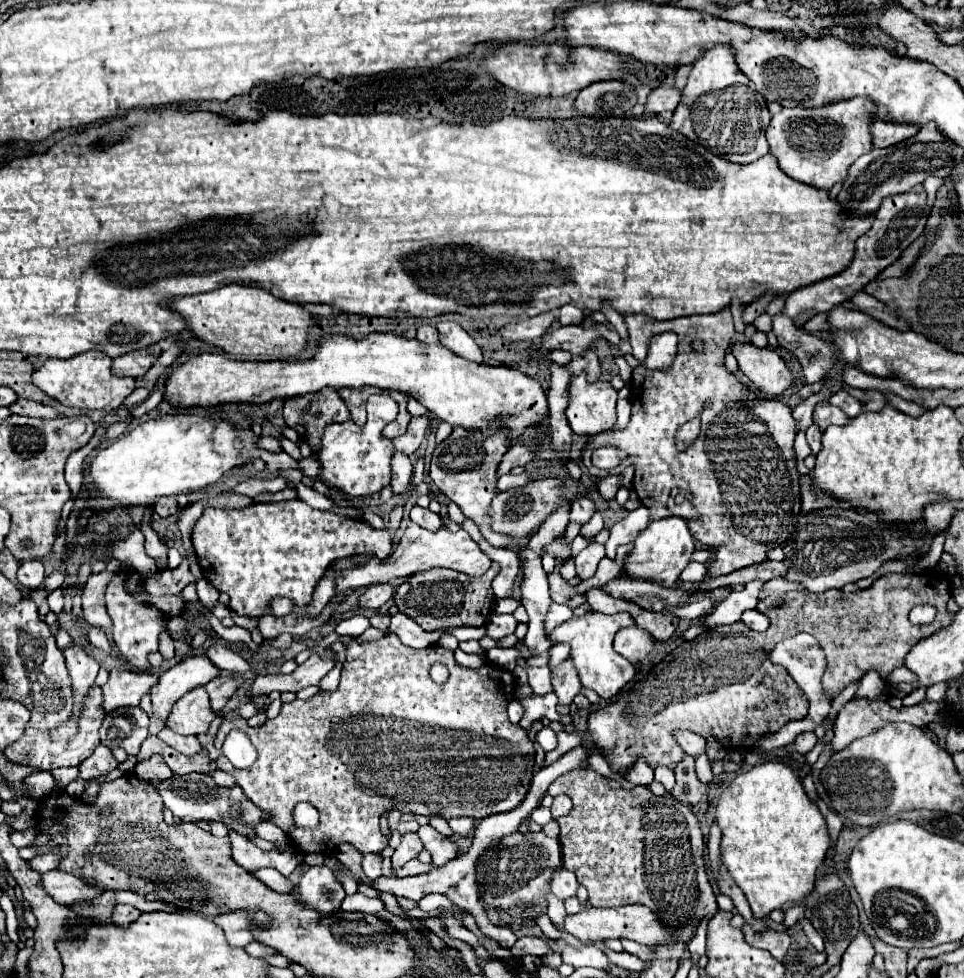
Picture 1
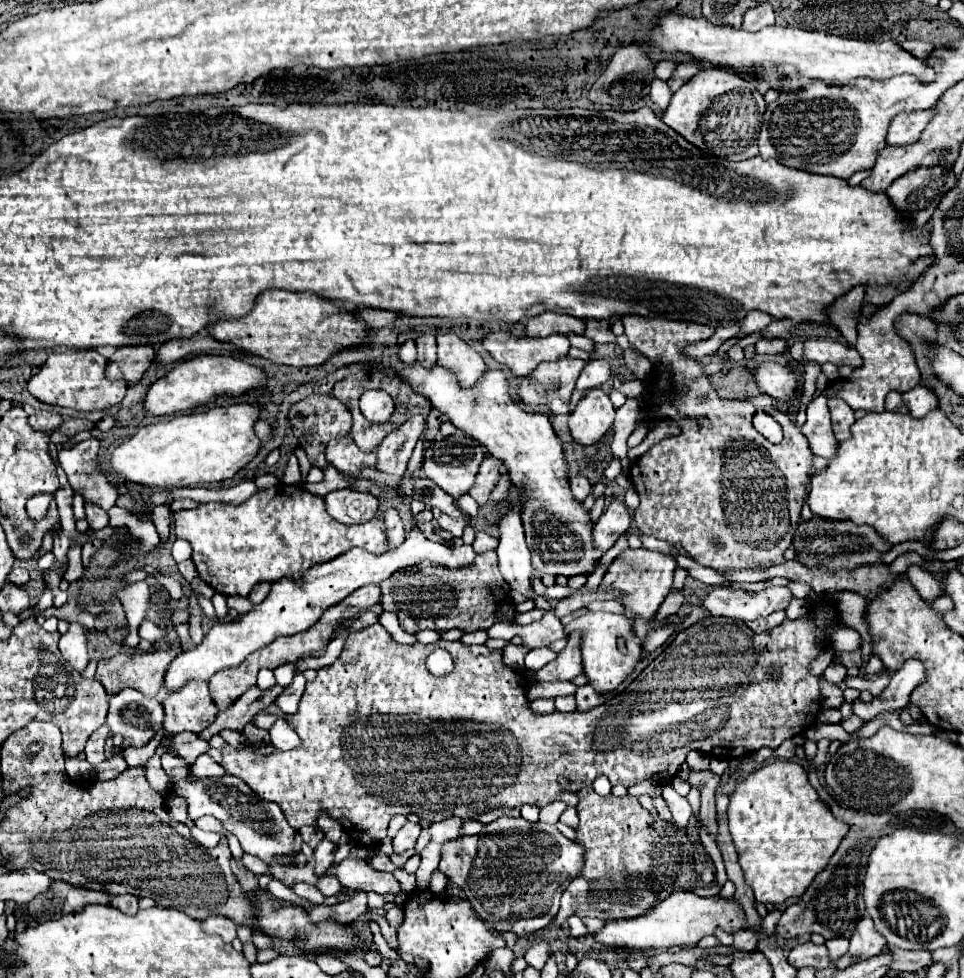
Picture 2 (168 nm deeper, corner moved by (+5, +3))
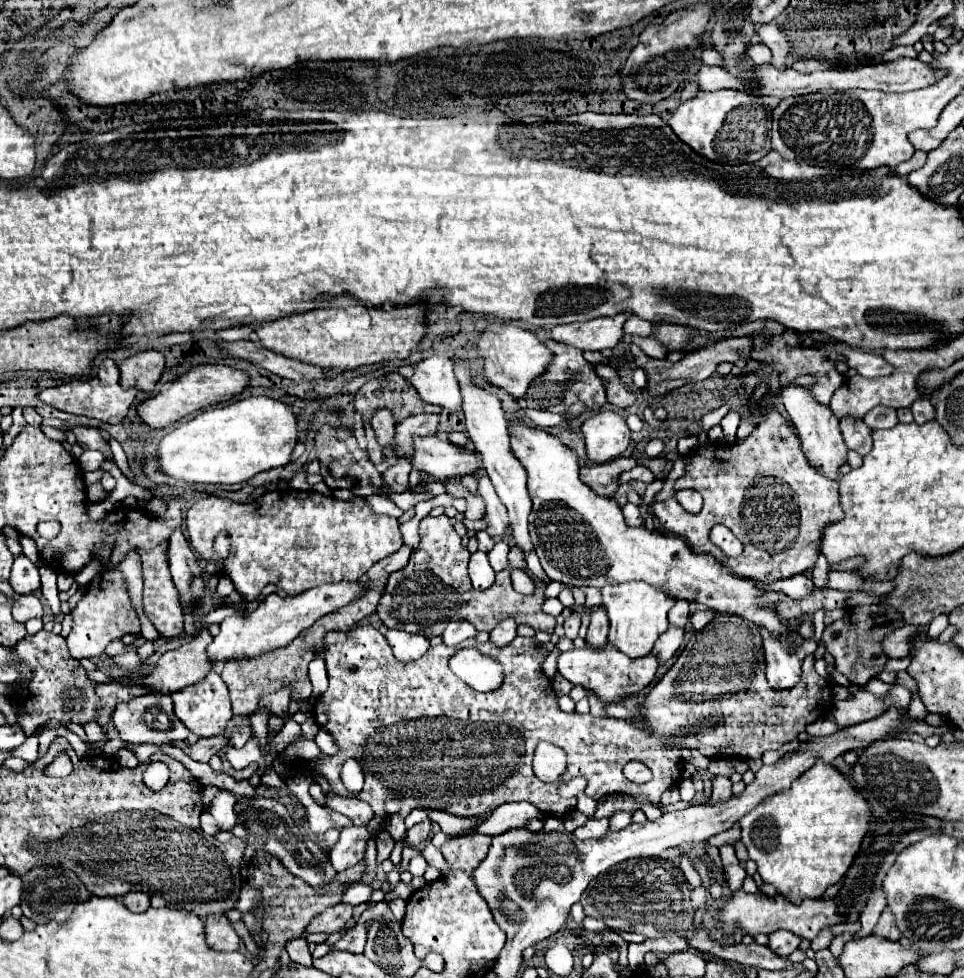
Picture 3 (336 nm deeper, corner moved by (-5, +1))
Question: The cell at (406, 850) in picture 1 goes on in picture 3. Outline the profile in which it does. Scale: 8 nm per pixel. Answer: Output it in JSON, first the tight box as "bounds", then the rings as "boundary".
{"bounds":[408,820,430,846],"boundary":[[[422,820],[418,824],[414,824],[410,830],[408,830],[408,844],[412,846],[424,846],[426,840],[428,840],[428,834],[430,834],[430,820]]]}

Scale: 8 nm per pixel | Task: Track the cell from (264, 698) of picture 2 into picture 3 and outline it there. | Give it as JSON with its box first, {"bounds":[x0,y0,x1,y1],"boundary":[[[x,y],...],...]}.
{"bounds":[168,736,228,762],"boundary":[[[216,736],[216,738],[200,738],[196,744],[186,744],[186,742],[168,742],[182,752],[186,752],[192,760],[198,762],[208,762],[220,748],[228,744],[228,736]]]}

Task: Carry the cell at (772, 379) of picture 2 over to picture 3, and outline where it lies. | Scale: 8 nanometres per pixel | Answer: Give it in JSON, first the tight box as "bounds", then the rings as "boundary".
{"bounds":[782,386,848,480],"boundary":[[[788,386],[782,390],[782,402],[792,418],[792,424],[796,428],[796,434],[800,436],[802,442],[802,450],[808,458],[808,462],[818,468],[824,476],[838,480],[840,476],[840,466],[846,464],[846,454],[848,454],[848,446],[842,440],[840,428],[838,428],[838,420],[836,416],[832,416],[832,410],[828,406],[816,404],[816,400],[812,398],[812,394],[802,388],[802,386]]]}

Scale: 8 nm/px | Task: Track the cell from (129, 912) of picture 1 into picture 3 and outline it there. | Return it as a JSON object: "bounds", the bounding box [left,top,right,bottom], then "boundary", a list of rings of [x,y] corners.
{"bounds":[124,892,150,912],"boundary":[[[128,892],[124,896],[124,904],[132,912],[144,912],[150,908],[150,896],[144,892]]]}

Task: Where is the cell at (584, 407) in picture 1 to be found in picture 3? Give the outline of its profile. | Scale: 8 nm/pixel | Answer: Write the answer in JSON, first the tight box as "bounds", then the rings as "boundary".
{"bounds":[582,410,630,464],"boundary":[[[614,410],[590,414],[590,418],[582,424],[582,434],[586,442],[586,456],[596,464],[622,456],[630,444],[630,428]]]}

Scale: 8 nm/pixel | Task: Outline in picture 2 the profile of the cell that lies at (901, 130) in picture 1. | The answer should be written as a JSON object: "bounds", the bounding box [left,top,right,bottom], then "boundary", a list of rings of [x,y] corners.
{"bounds":[886,110,930,146],"boundary":[[[914,110],[914,112],[900,112],[892,118],[886,134],[886,142],[892,146],[902,146],[908,142],[916,142],[922,126],[930,120],[928,110]]]}

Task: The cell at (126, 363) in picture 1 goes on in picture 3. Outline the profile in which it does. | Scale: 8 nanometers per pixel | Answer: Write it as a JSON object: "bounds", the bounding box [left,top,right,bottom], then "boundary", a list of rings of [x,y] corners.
{"bounds":[120,352,164,392],"boundary":[[[138,352],[120,364],[120,384],[152,392],[164,372],[164,356],[160,352]]]}

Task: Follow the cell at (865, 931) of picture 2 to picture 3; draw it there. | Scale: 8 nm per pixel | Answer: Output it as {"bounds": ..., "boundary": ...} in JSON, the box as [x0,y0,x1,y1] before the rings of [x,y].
{"bounds":[874,906,900,940],"boundary":[[[888,906],[882,912],[882,916],[880,916],[880,920],[878,920],[876,928],[874,928],[874,934],[876,936],[884,936],[888,940],[898,940],[900,938],[900,930],[896,928],[896,920],[894,920],[894,916],[892,916]]]}

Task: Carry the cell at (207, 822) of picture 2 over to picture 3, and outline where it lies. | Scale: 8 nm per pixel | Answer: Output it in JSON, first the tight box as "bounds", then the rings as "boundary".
{"bounds":[208,790,236,832],"boundary":[[[222,790],[218,796],[210,800],[208,812],[214,816],[214,820],[220,824],[224,832],[230,832],[236,826],[236,812],[234,812],[236,796],[230,794],[228,790]]]}

